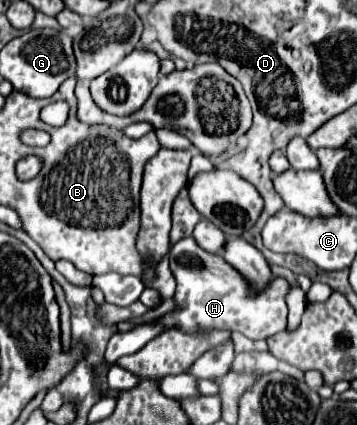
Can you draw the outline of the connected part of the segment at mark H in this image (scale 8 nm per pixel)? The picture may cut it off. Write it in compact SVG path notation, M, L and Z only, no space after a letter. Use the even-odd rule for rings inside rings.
M183 238L177 244L171 246L169 254L183 254L183 258L189 258L189 272L175 272L177 280L177 292L175 292L175 310L167 312L153 324L141 324L127 332L115 332L107 344L105 350L105 362L113 364L125 354L135 354L141 350L149 340L159 336L163 330L177 328L185 334L205 334L211 330L231 330L241 332L243 336L251 340L265 340L281 328L287 326L287 294L291 292L291 284L285 278L273 278L267 288L253 290L253 284L237 272L231 264L227 264L219 254L205 252L195 244L195 240ZM199 266L203 266L203 282L199 274ZM187 284L189 290L183 290L181 286Z

